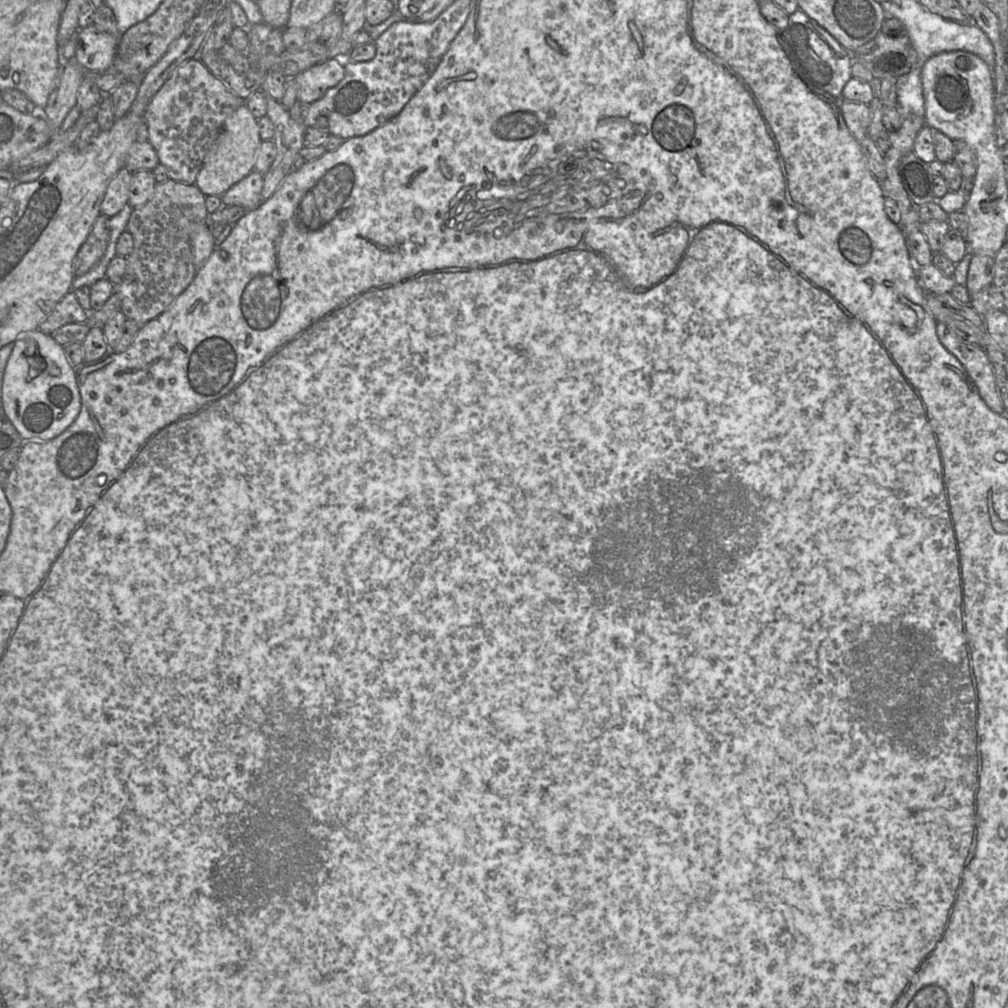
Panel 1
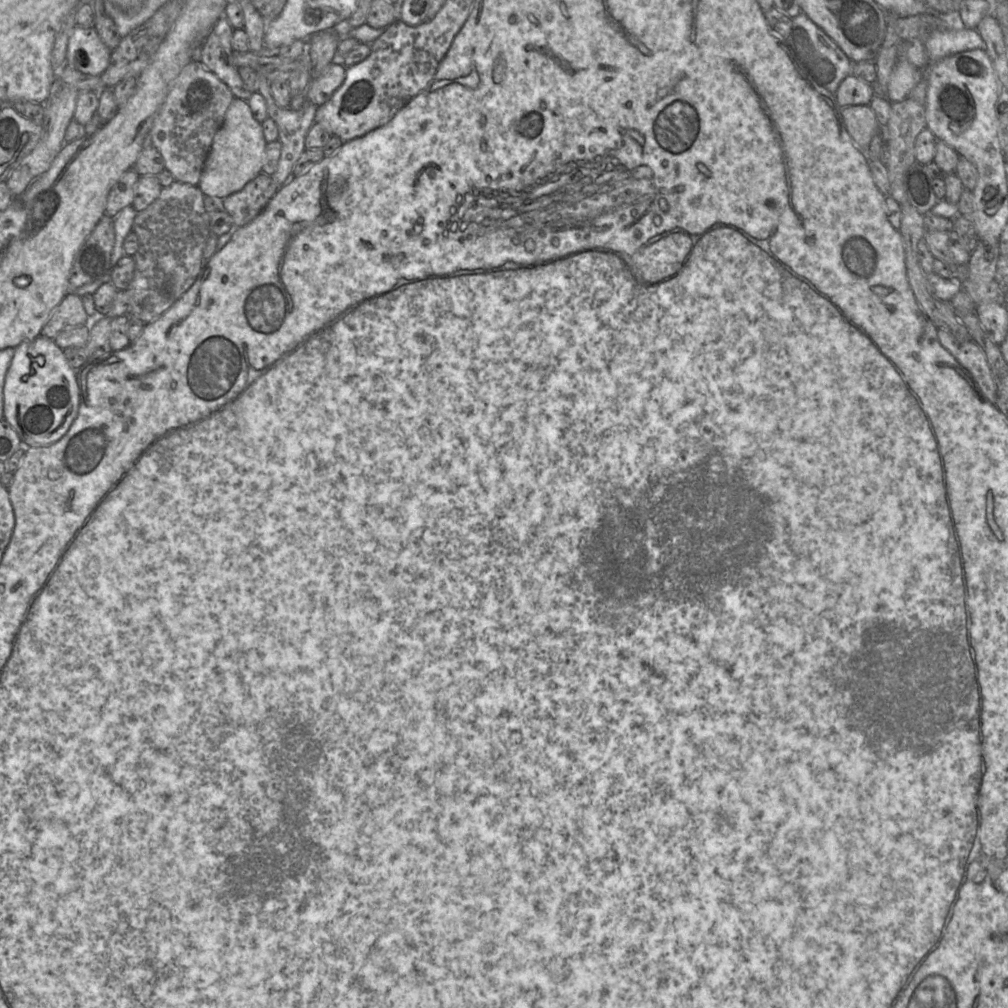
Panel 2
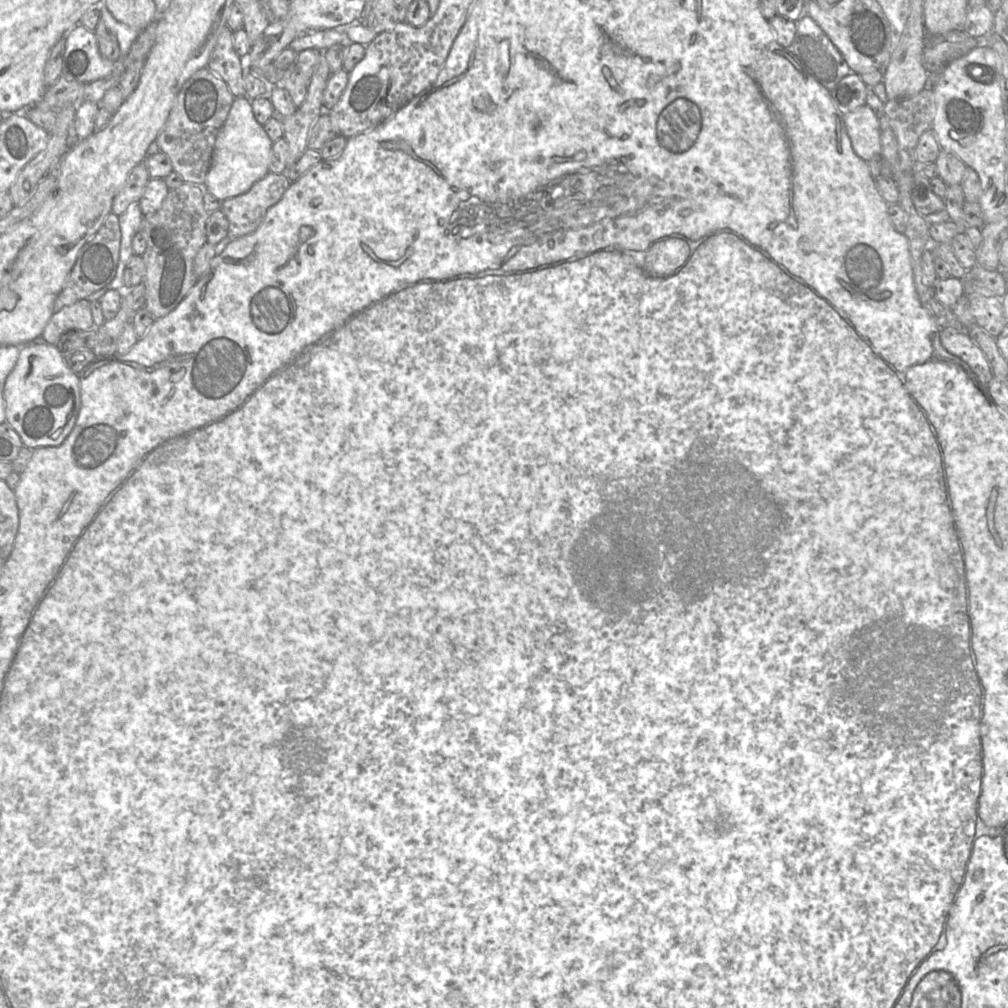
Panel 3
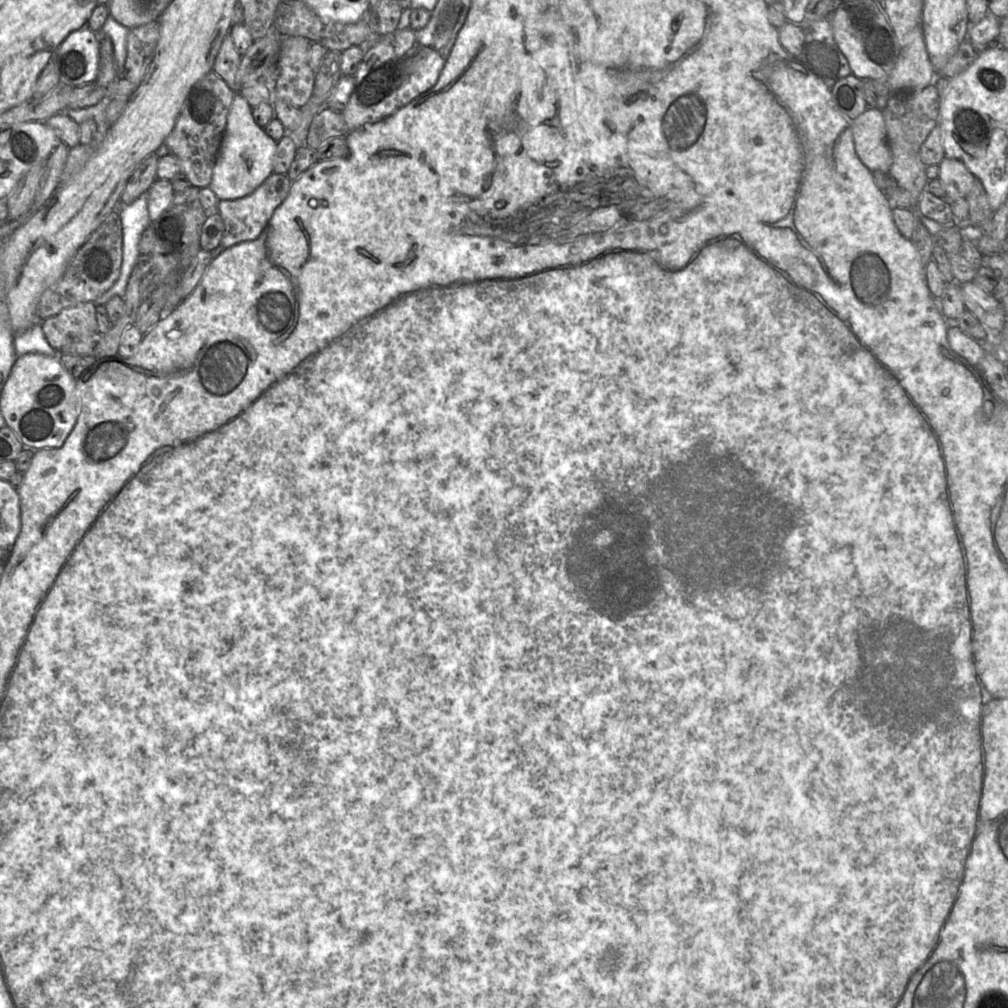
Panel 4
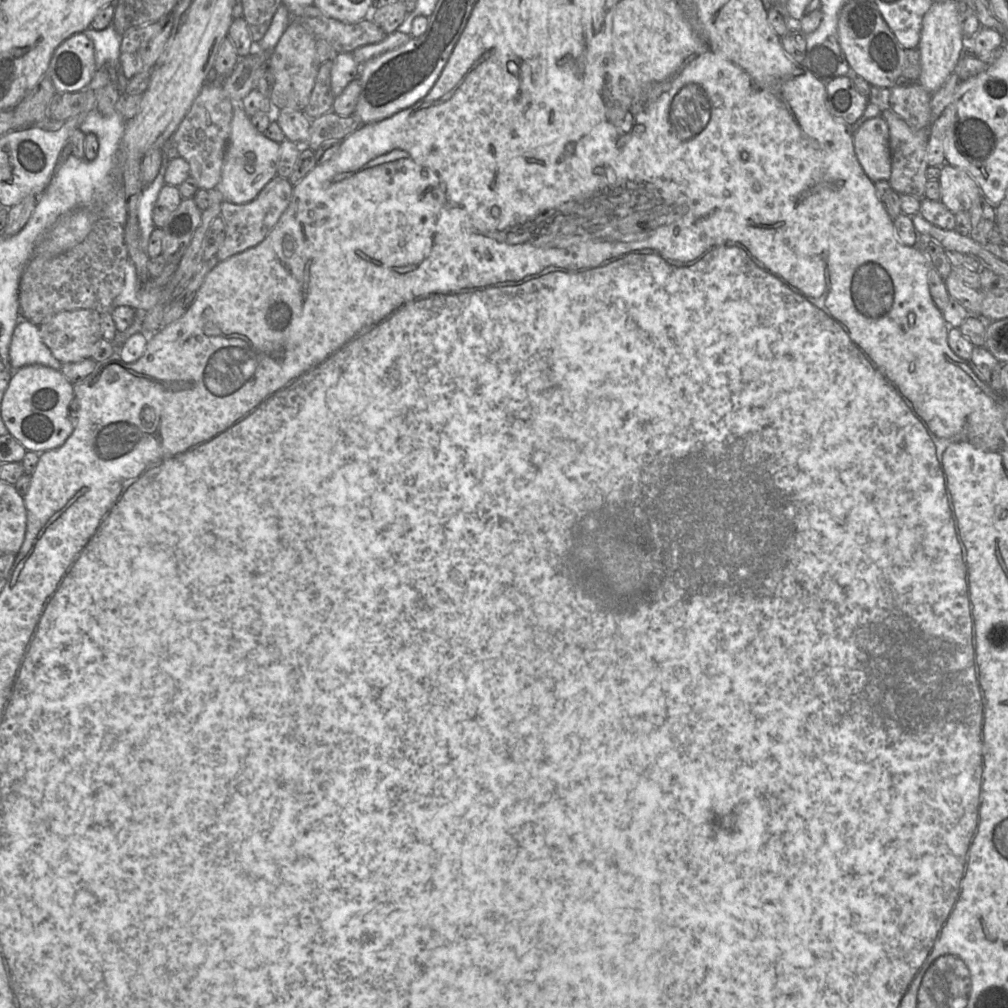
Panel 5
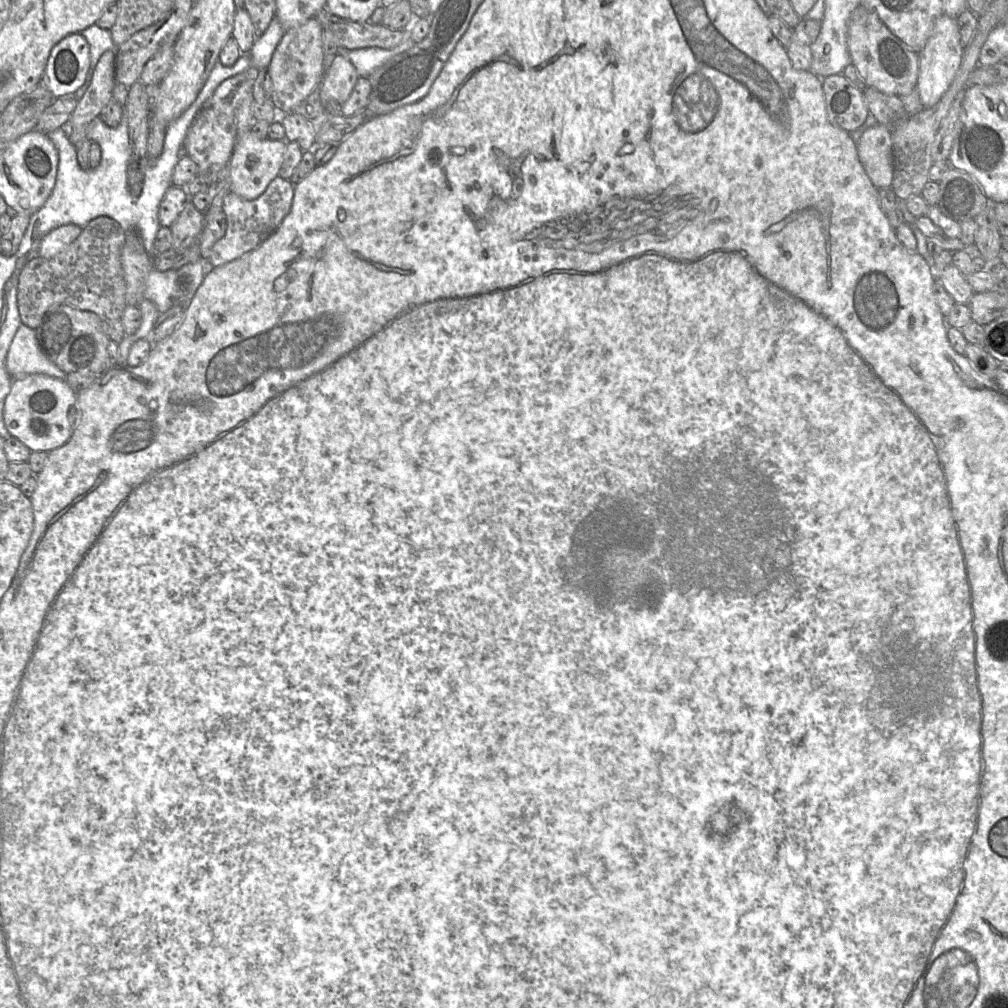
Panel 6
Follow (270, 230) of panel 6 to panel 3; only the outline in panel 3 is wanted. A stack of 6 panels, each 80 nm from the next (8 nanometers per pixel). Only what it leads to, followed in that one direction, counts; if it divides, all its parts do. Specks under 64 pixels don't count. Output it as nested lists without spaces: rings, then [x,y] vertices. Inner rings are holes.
[[[268,172],[247,192],[222,201],[219,209],[229,222],[227,236],[233,240],[255,231],[267,210],[281,199],[290,183],[284,173]]]

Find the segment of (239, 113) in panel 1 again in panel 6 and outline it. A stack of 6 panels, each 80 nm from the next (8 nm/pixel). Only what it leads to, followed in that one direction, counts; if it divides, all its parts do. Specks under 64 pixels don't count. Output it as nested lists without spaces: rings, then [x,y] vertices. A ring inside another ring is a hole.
[[[251,131],[237,135],[229,160],[230,192],[247,200],[260,196],[269,183],[278,176],[287,142],[285,139],[259,139]]]

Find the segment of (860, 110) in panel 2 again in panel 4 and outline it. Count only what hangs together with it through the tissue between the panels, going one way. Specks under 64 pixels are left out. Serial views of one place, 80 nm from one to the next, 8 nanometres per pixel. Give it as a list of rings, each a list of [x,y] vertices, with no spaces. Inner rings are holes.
[[[867,107],[851,121],[854,148],[860,161],[870,171],[889,173],[892,154],[887,142],[887,130],[882,112]]]

